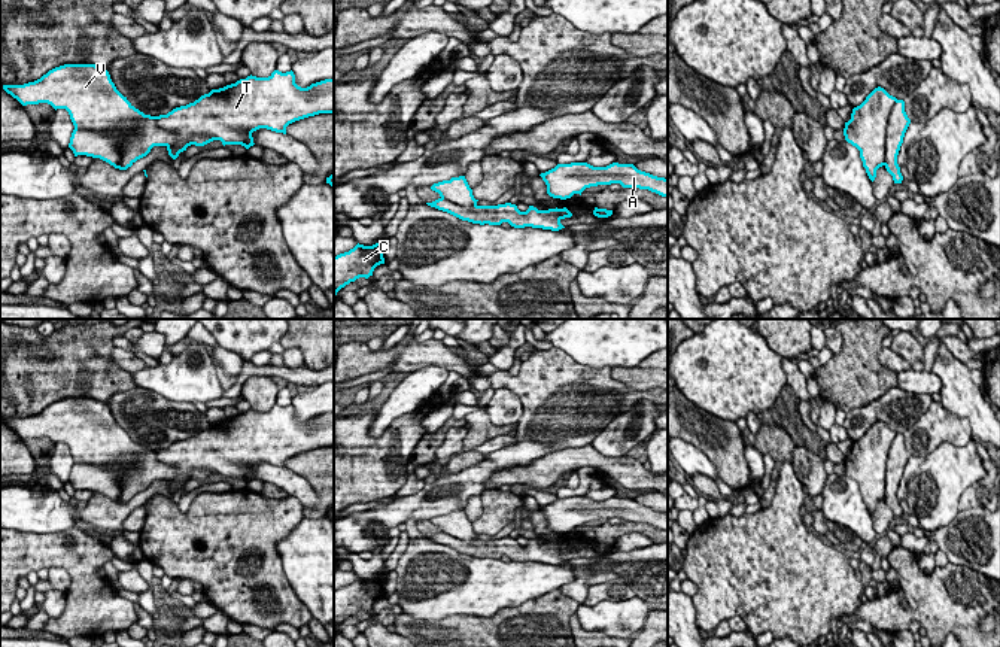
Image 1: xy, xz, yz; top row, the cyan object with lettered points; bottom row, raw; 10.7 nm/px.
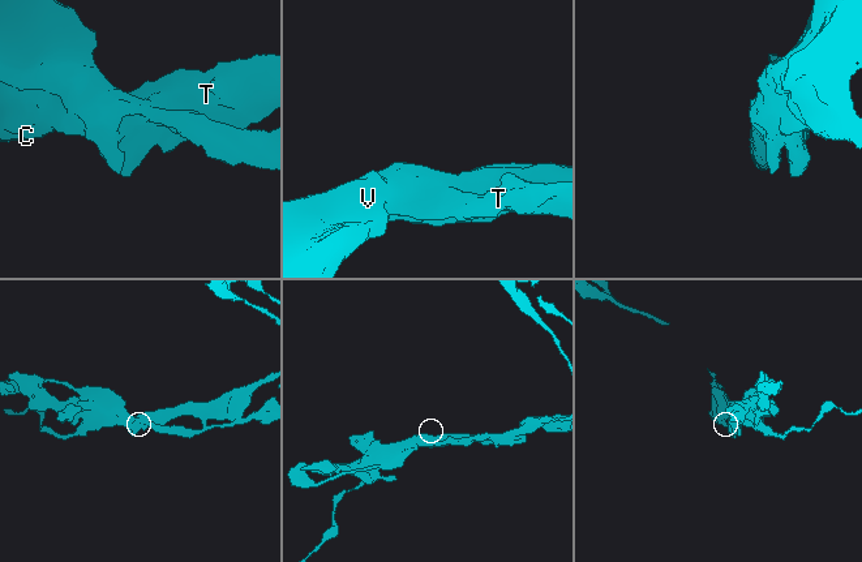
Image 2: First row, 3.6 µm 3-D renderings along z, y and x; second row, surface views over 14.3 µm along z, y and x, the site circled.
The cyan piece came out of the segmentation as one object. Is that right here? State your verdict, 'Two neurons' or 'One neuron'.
Two neurons

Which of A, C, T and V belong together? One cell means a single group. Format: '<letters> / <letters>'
A V / C T

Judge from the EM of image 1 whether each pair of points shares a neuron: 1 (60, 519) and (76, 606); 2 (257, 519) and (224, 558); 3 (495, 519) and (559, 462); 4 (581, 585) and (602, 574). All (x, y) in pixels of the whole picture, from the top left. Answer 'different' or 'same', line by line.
1: different
2: same
3: different
4: same

